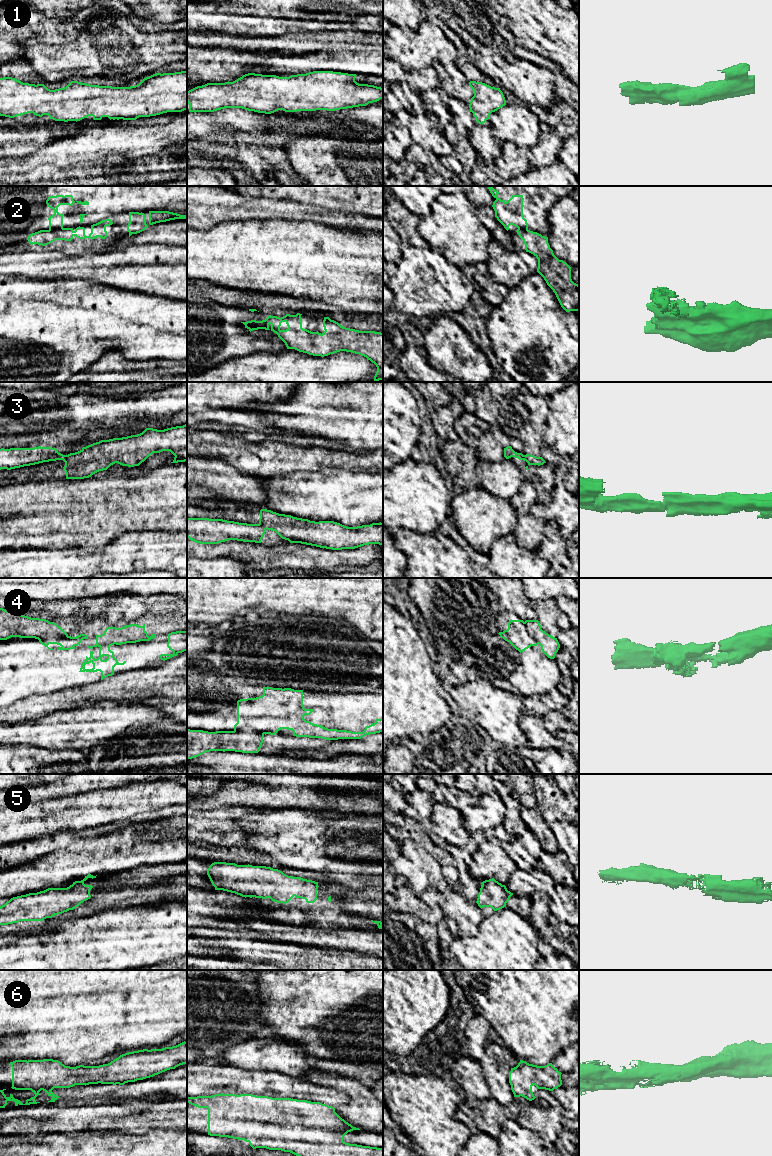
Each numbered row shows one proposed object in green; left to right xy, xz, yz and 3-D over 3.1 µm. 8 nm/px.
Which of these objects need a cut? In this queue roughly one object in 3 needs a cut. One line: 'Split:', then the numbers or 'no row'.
Split: 2, 3, 4

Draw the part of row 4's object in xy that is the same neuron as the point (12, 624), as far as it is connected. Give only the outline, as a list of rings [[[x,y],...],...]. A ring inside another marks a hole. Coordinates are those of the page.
[[[0,608],[0,640],[11,637],[52,639],[68,636],[56,623]]]

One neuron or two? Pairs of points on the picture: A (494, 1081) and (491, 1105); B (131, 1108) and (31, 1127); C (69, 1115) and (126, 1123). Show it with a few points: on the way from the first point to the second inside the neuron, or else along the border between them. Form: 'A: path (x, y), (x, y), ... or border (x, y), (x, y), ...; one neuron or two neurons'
A: border (492, 1098), (504, 1109); two neurons
B: path (106, 1117), (67, 1120), (56, 1124); one neuron
C: path (83, 1118), (109, 1118), (112, 1121); one neuron

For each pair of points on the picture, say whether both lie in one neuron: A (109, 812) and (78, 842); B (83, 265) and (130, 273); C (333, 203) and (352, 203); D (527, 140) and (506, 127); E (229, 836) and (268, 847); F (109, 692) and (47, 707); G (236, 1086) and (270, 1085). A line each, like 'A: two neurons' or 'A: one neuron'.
A: two neurons
B: one neuron
C: one neuron
D: one neuron
E: two neurons
F: one neuron
G: one neuron

